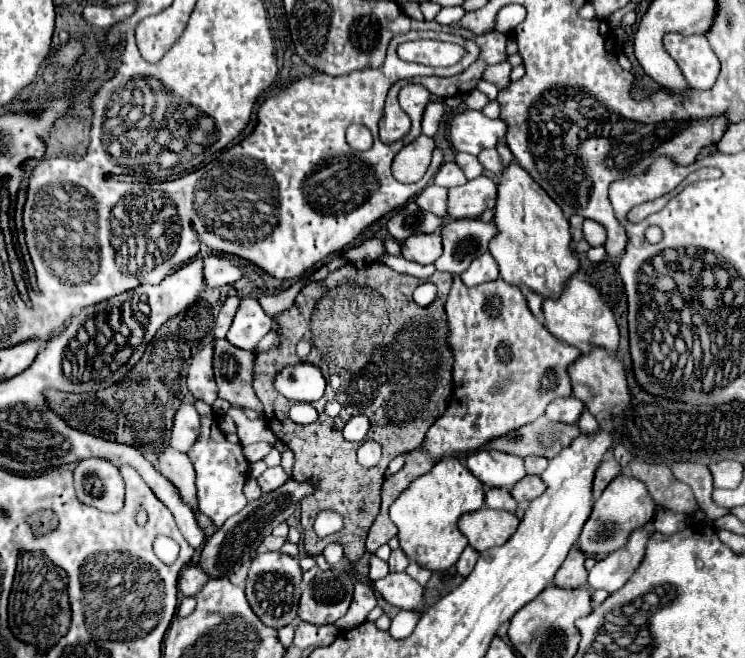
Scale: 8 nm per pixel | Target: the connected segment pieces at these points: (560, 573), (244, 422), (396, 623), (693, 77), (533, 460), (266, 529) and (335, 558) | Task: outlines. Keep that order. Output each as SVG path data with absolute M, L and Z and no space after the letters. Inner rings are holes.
M573 546L569 556L561 564L561 568L557 570L553 584L557 588L565 588L565 590L575 590L575 588L587 586L587 570L585 570L583 562L585 562L585 556L581 556L577 552L577 548Z
M231 408L229 414L237 422L237 436L239 436L241 444L253 444L253 442L267 442L269 446L277 444L279 438L273 432L271 432L271 440L265 440L265 434L267 434L265 420L247 420L243 410L239 410L239 408Z
M401 610L395 618L391 620L391 626L389 626L387 632L389 632L391 638L395 638L395 640L409 638L411 632L415 630L415 626L417 626L417 620L419 620L419 614Z
M665 34L663 48L677 62L690 87L706 90L713 86L719 74L719 58L705 36Z
M527 456L525 458L525 470L527 470L527 474L541 476L541 472L547 468L547 464L549 464L549 460L541 458L541 456Z
M289 480L285 482L281 488L263 494L259 500L249 502L241 512L233 514L209 540L209 544L203 546L201 550L201 568L205 572L209 572L209 576L227 576L229 572L233 572L233 568L241 562L243 554L255 554L255 550L259 548L261 540L265 536L269 536L273 532L275 526L279 526L281 522L285 522L295 508L299 506L299 502L313 494L313 486L309 482L297 482L297 480Z
M329 544L327 548L325 548L325 552L323 552L323 556L325 556L325 560L327 560L327 564L337 564L341 558L343 558L343 548L339 546L339 544Z

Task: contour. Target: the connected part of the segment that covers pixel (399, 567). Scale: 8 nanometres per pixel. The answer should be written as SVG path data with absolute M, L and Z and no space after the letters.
M393 550L391 552L391 558L389 558L389 570L391 572L403 572L407 568L409 560L405 560L405 554L401 554L399 550Z

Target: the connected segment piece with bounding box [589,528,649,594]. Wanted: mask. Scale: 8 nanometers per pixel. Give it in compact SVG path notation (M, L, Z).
M645 528L633 532L625 548L619 548L595 564L595 568L589 572L589 586L595 590L605 590L607 594L617 592L643 560L647 540L649 532Z

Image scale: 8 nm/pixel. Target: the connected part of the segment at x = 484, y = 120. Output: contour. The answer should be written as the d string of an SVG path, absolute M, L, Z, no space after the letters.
M465 110L451 120L451 144L457 152L477 156L483 148L495 148L507 134L503 120L491 120L475 110Z

